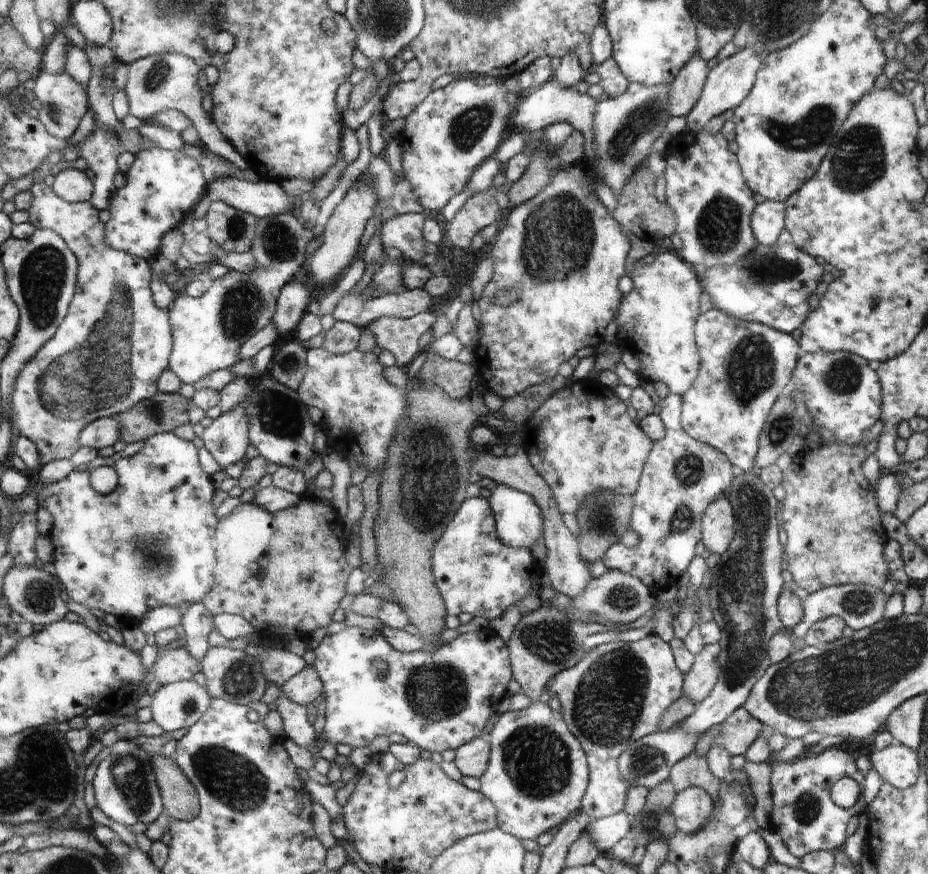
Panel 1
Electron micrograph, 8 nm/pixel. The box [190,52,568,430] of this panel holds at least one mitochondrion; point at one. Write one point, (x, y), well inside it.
(242, 308)

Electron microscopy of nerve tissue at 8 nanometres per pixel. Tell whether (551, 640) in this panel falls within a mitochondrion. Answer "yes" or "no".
yes

